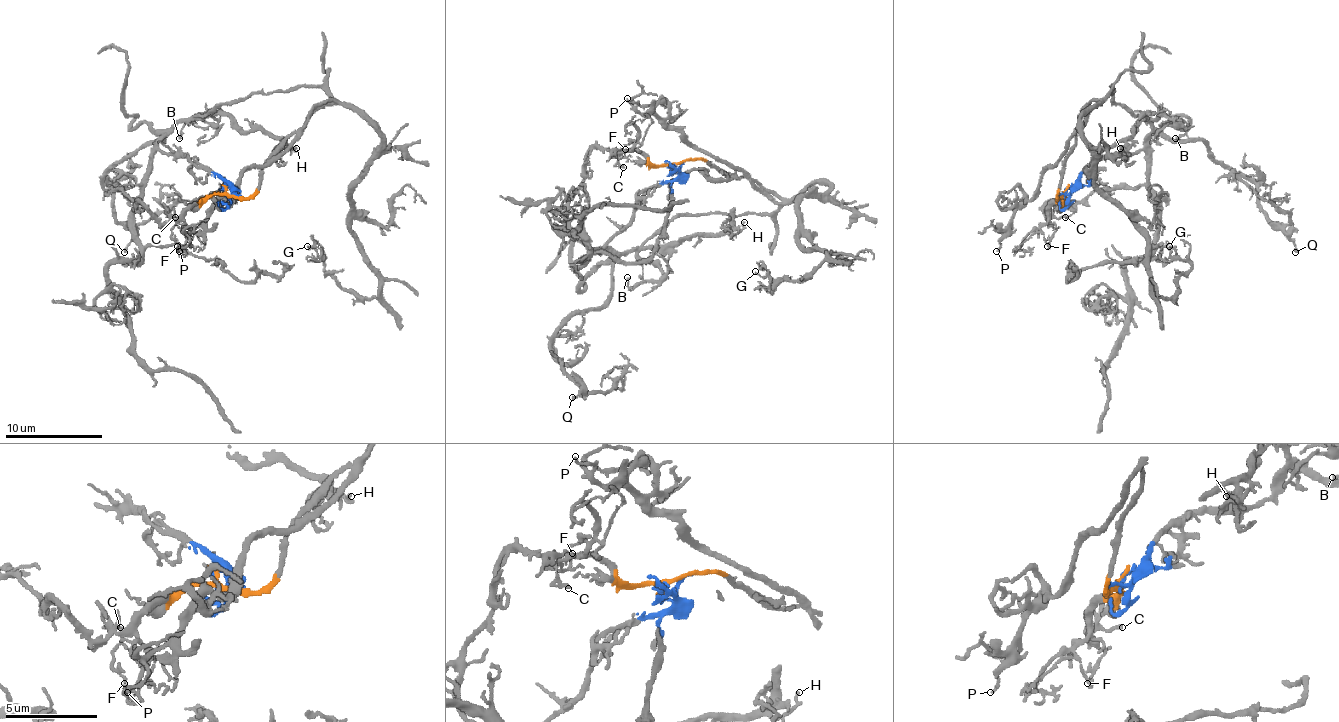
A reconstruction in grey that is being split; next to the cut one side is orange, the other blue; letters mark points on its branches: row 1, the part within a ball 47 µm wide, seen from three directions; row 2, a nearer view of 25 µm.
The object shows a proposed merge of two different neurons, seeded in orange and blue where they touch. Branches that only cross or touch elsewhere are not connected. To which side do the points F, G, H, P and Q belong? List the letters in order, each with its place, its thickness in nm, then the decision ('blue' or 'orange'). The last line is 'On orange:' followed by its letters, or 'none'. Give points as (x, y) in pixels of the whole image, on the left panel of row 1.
F: at (177, 246); 160 nm thick; orange
G: at (307, 246); 140 nm thick; orange
H: at (296, 148); 160 nm thick; blue
P: at (179, 251); 140 nm thick; orange
Q: at (124, 252); 180 nm thick; blue
On orange: F, G, P

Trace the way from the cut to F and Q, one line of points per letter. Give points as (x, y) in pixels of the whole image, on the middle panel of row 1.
F: (677, 165), (653, 165), (638, 151), (626, 151), (621, 158), (619, 156), (626, 149)
Q: (675, 165), (607, 245), (612, 294), (578, 311), (551, 342), (580, 383), (573, 398)

